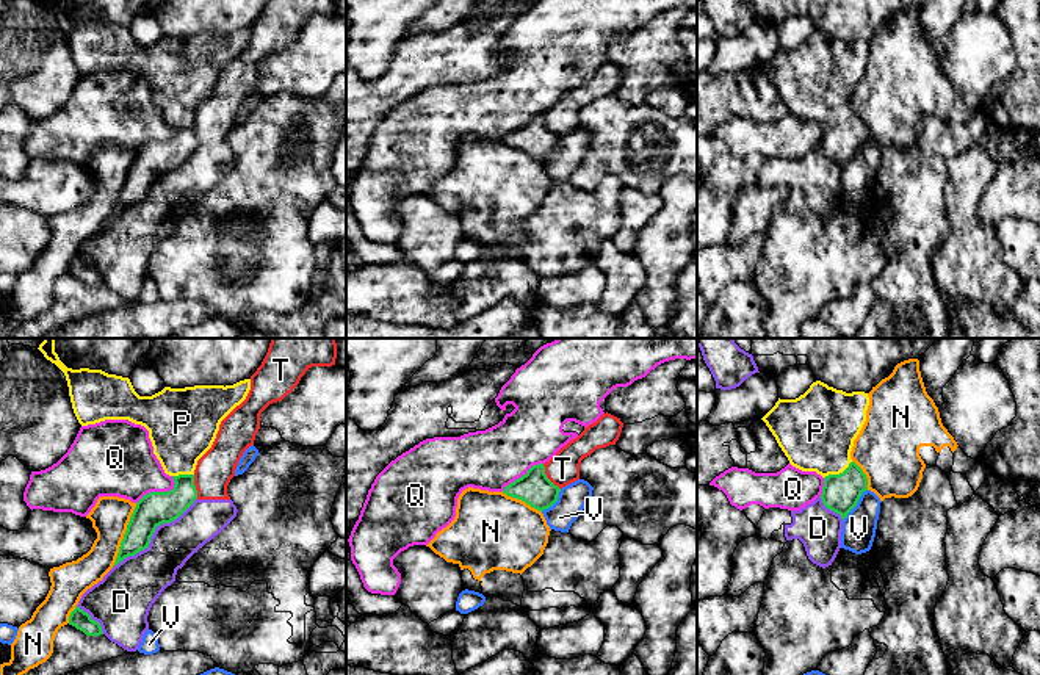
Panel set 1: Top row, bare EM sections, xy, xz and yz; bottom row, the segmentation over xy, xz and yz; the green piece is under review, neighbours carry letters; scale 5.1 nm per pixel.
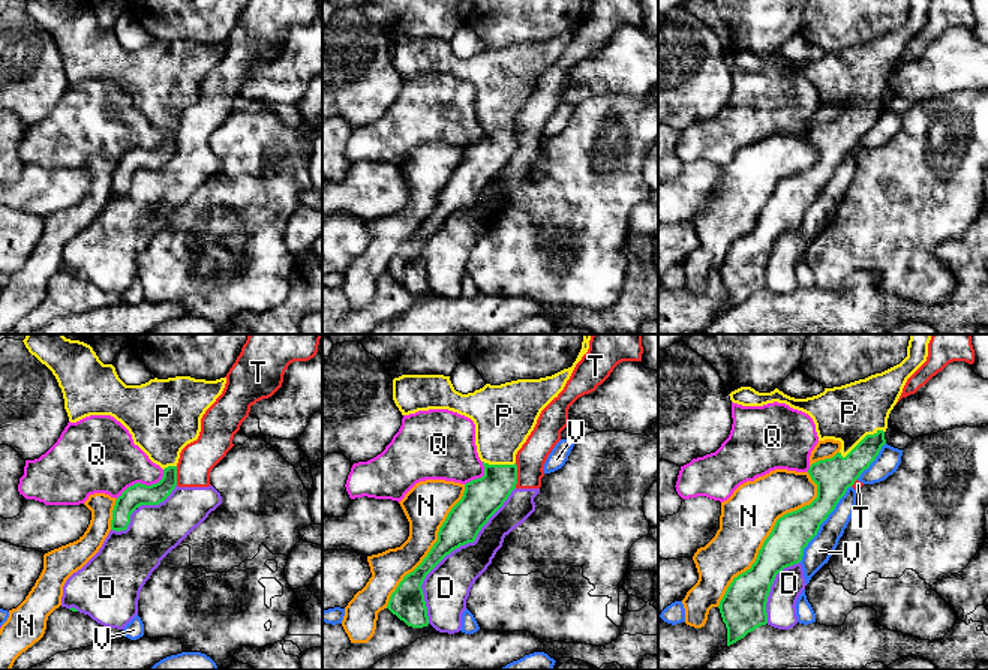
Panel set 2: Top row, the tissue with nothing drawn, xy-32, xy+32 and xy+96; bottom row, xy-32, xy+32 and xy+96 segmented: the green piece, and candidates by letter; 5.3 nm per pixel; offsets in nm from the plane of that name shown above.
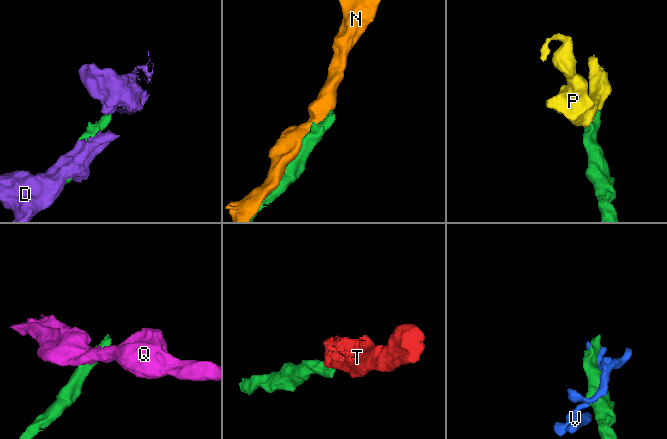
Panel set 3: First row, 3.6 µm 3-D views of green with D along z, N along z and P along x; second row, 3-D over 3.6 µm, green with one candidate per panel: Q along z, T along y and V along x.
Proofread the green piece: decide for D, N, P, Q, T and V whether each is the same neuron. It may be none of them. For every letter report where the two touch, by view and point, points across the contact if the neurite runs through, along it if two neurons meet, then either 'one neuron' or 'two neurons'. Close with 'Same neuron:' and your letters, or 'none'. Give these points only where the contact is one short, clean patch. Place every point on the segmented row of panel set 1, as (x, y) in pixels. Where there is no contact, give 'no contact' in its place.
D: contact xy (152, 534); two neurons
N: contact xy (124, 534); two neurons
P: contact yz (840, 473); way yz (841, 492), (840, 473), (816, 431); one neuron
Q: contact xy (160, 492); border xy (173, 476), (174, 486), (171, 489), (148, 492), (137, 503); two neurons
T: contact xz (545, 476); border xz (542, 464), (544, 473), (559, 489); two neurons
V: contact yz (855, 505); two neurons
Same neuron: P

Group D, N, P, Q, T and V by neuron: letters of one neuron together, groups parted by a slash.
D T / N / P / Q / V

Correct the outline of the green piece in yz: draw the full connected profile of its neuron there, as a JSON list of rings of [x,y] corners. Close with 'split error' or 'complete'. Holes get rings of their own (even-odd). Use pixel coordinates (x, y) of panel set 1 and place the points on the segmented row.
[[[816,381],[796,399],[780,399],[761,418],[789,464],[824,478],[821,500],[841,515],[857,506],[868,478],[850,459],[869,406],[865,392],[846,393]]]; split error

